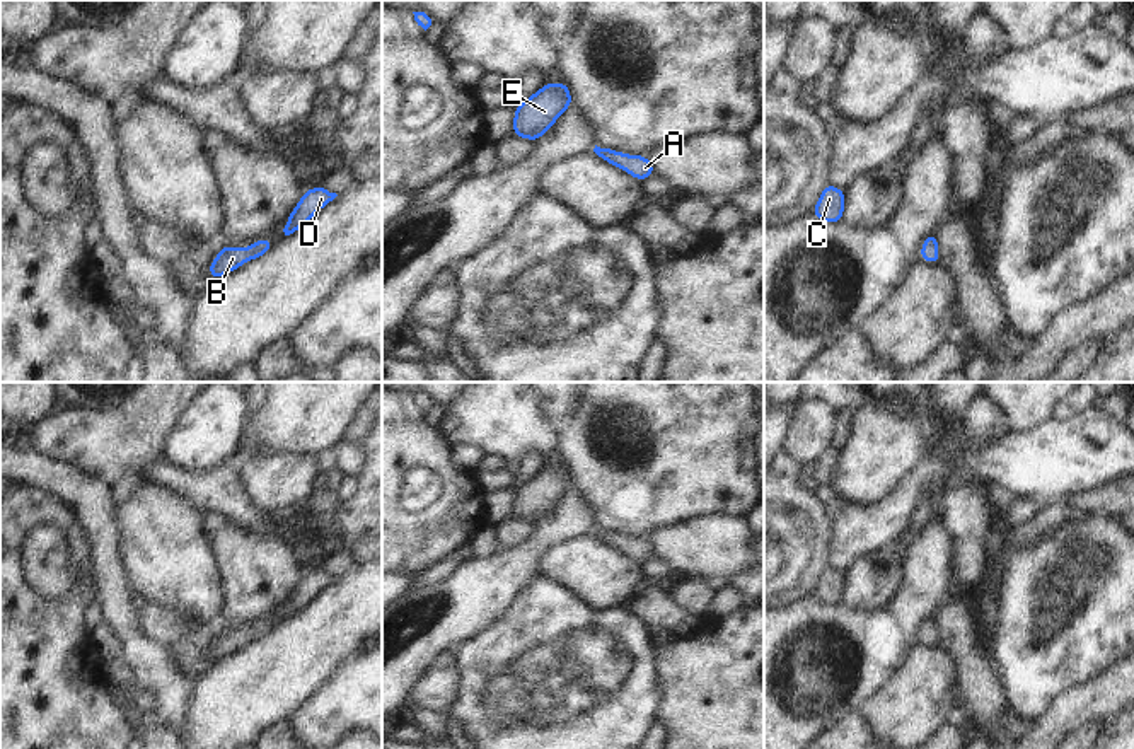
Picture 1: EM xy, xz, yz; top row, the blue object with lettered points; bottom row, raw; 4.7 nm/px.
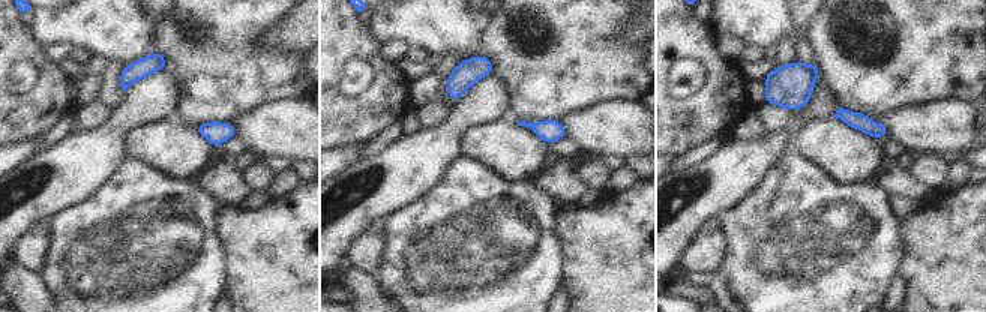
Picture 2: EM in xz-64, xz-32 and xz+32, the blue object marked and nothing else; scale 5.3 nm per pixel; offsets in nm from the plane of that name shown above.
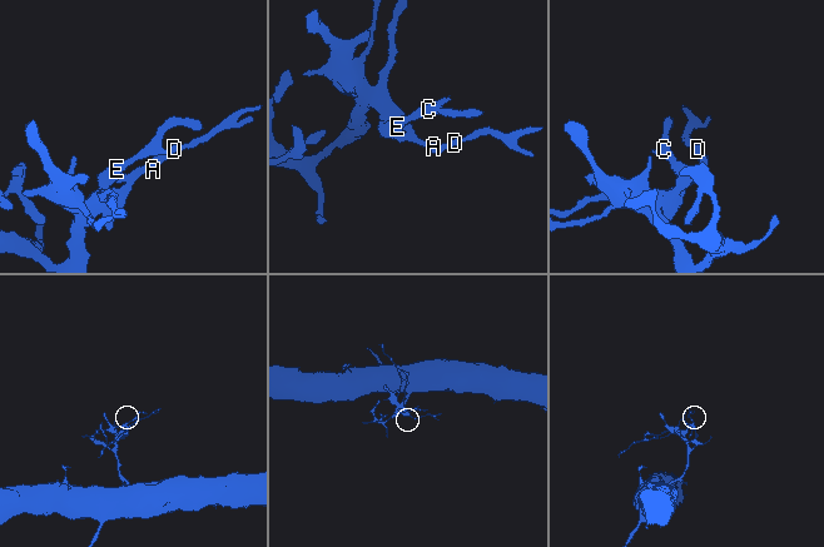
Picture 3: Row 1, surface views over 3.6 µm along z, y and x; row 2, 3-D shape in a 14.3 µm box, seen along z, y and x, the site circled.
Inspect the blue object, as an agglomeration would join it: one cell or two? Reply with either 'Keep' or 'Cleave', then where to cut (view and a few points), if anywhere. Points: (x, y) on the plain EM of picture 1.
Keep. No split

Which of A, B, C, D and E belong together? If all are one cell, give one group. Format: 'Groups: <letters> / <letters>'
Groups: A B C D E

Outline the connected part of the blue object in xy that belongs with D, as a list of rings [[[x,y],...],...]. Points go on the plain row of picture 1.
[[[317,568],[302,575],[298,587],[292,592],[286,602],[283,611],[285,618],[302,611],[322,589],[326,589],[336,578],[336,575],[329,575],[324,568]]]

